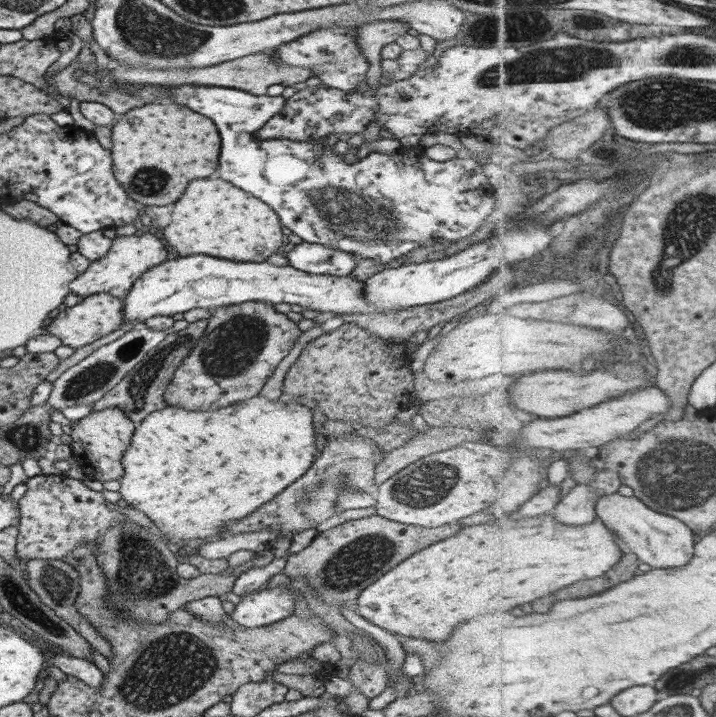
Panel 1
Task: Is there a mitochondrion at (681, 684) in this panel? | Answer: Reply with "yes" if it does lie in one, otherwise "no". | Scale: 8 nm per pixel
yes

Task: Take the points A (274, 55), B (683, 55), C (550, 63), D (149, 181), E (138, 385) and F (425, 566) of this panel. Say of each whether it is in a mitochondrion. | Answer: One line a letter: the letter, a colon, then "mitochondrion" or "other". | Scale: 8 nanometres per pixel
A: other
B: mitochondrion
C: mitochondrion
D: mitochondrion
E: mitochondrion
F: other

